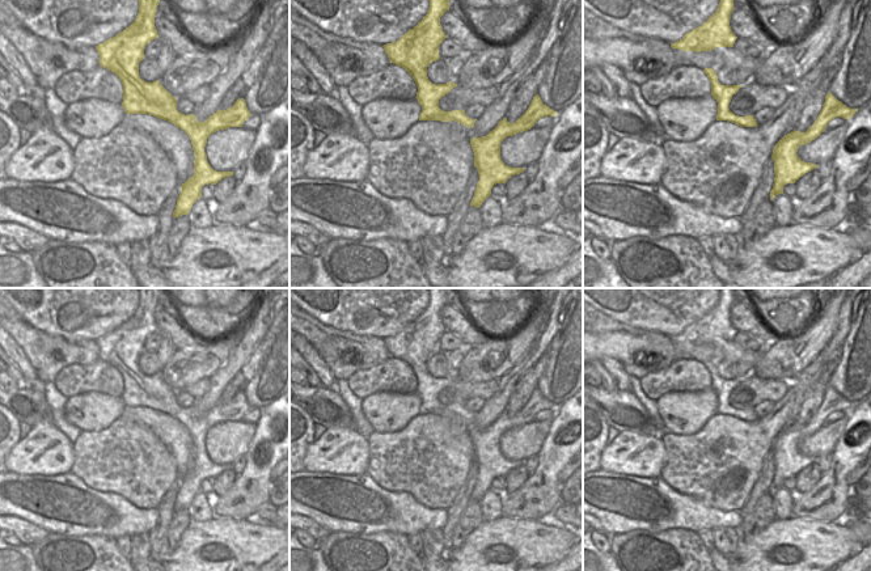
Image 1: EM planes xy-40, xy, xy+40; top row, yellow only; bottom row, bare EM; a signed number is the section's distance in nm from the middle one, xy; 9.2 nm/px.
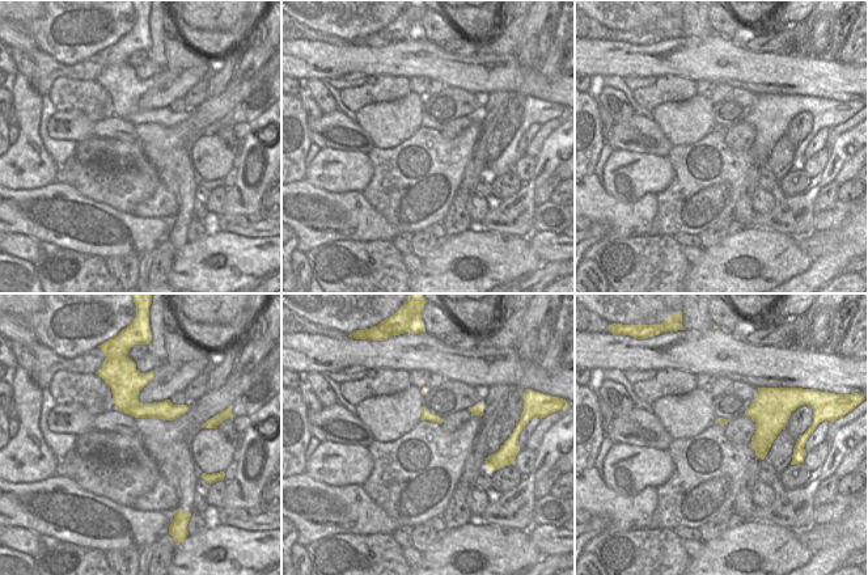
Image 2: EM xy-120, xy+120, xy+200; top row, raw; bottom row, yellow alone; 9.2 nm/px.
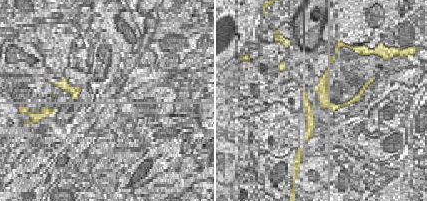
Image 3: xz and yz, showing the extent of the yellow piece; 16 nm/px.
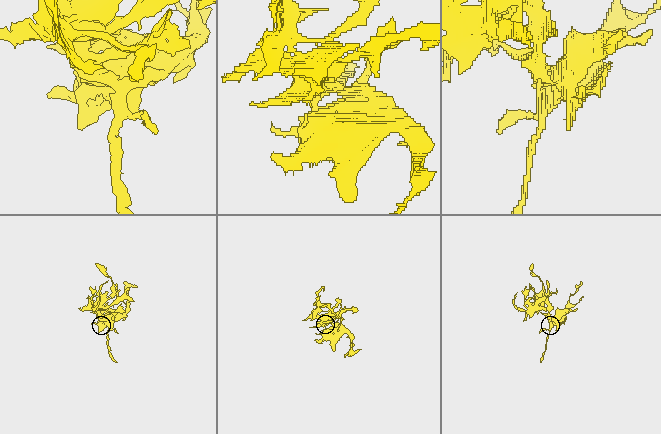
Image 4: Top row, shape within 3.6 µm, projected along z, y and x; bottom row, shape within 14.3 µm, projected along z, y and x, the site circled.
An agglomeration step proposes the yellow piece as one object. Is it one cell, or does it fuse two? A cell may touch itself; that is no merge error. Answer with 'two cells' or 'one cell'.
two cells

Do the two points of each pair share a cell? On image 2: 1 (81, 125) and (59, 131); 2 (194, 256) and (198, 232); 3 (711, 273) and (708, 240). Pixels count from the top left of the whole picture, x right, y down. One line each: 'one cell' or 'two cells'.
1: one cell
2: two cells
3: two cells

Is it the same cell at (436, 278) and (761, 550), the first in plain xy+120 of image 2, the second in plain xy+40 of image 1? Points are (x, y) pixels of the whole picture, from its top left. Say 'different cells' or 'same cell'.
same cell

